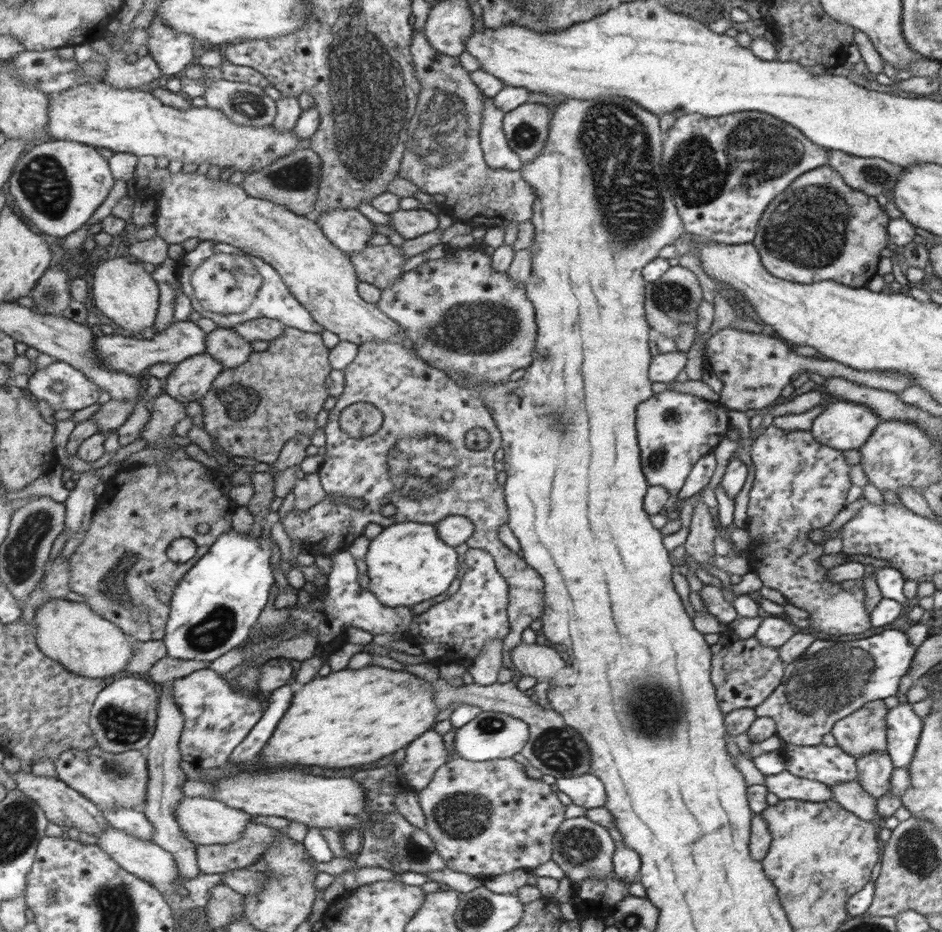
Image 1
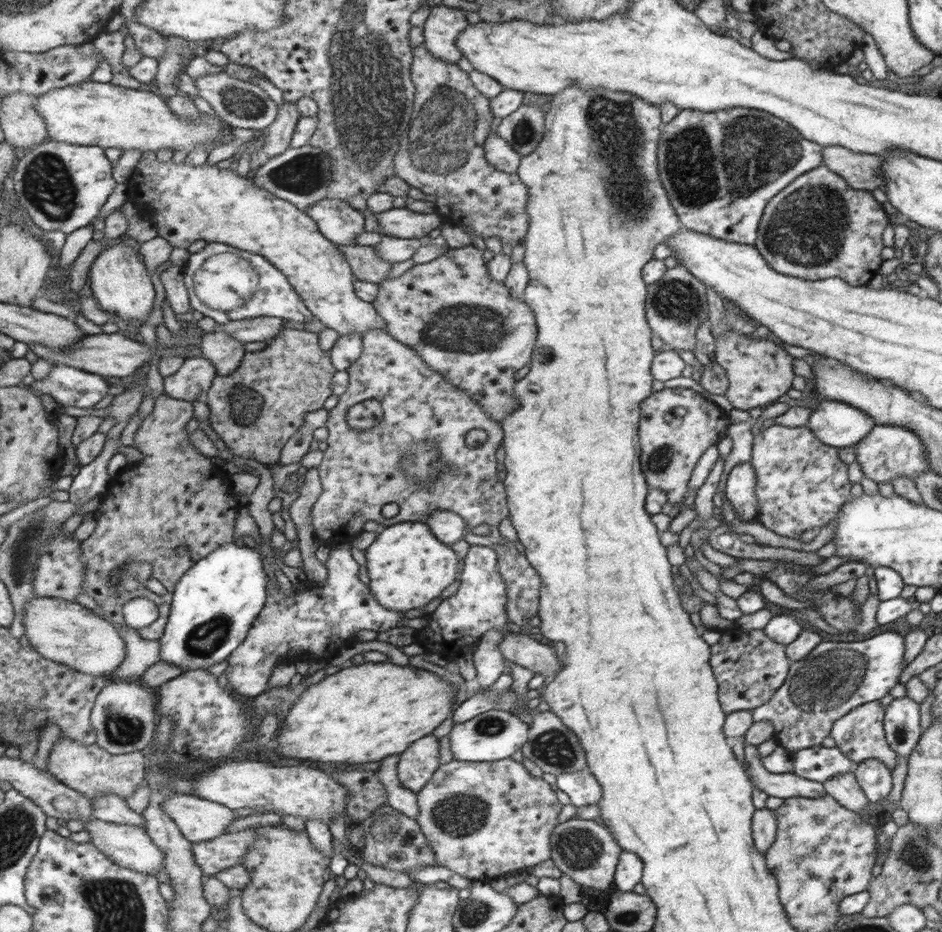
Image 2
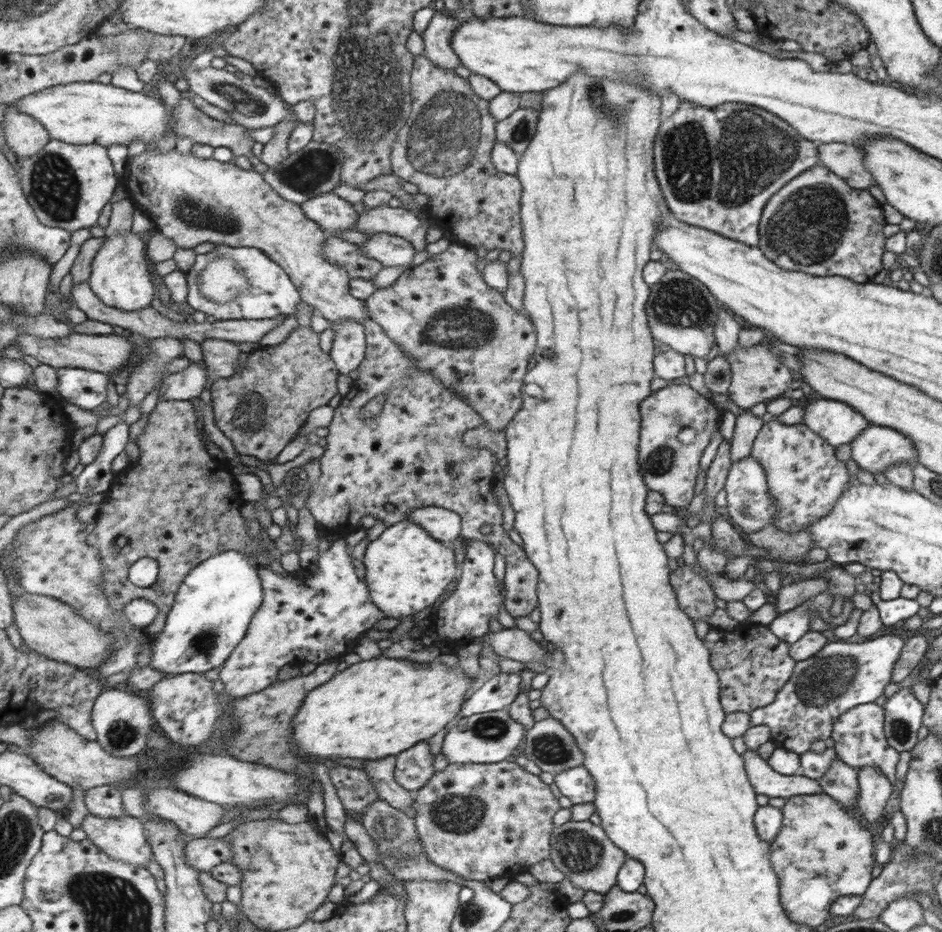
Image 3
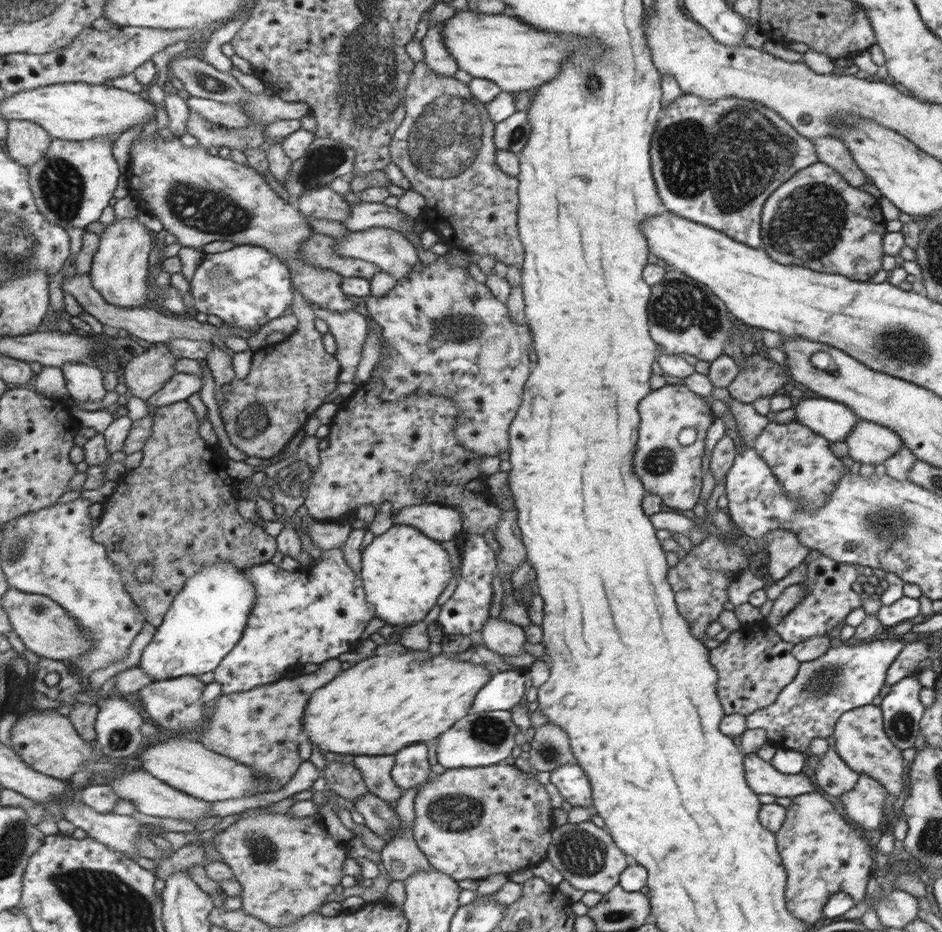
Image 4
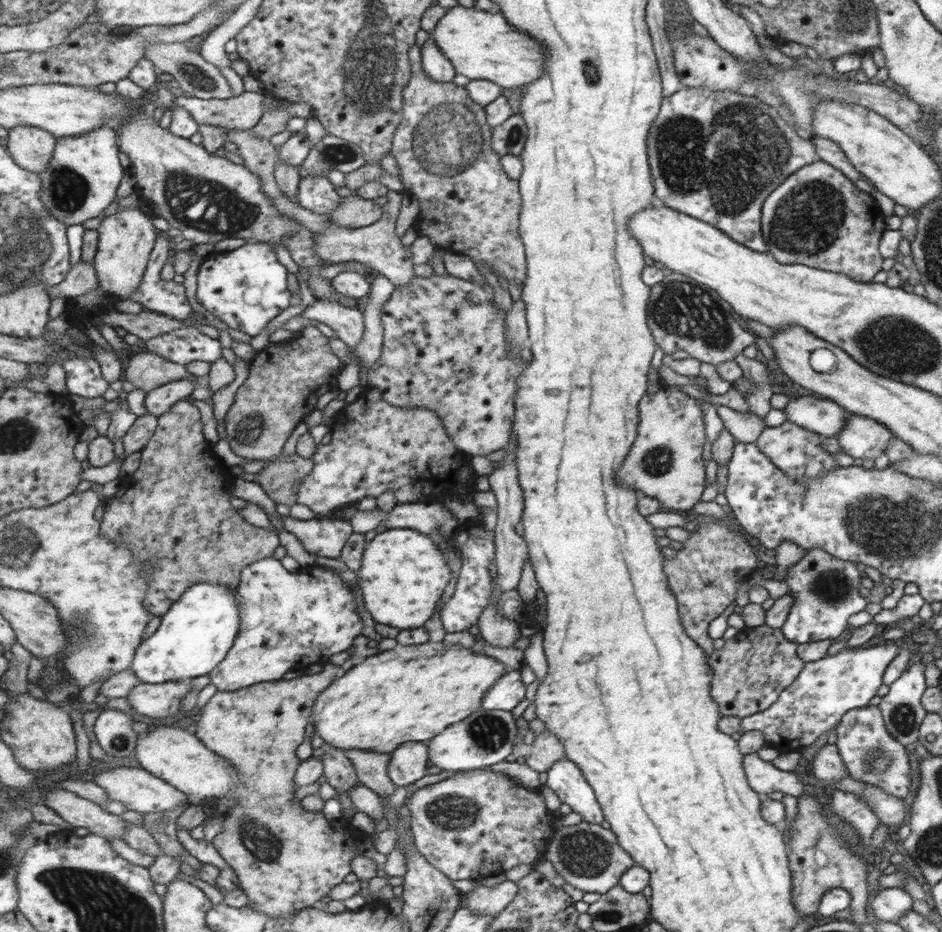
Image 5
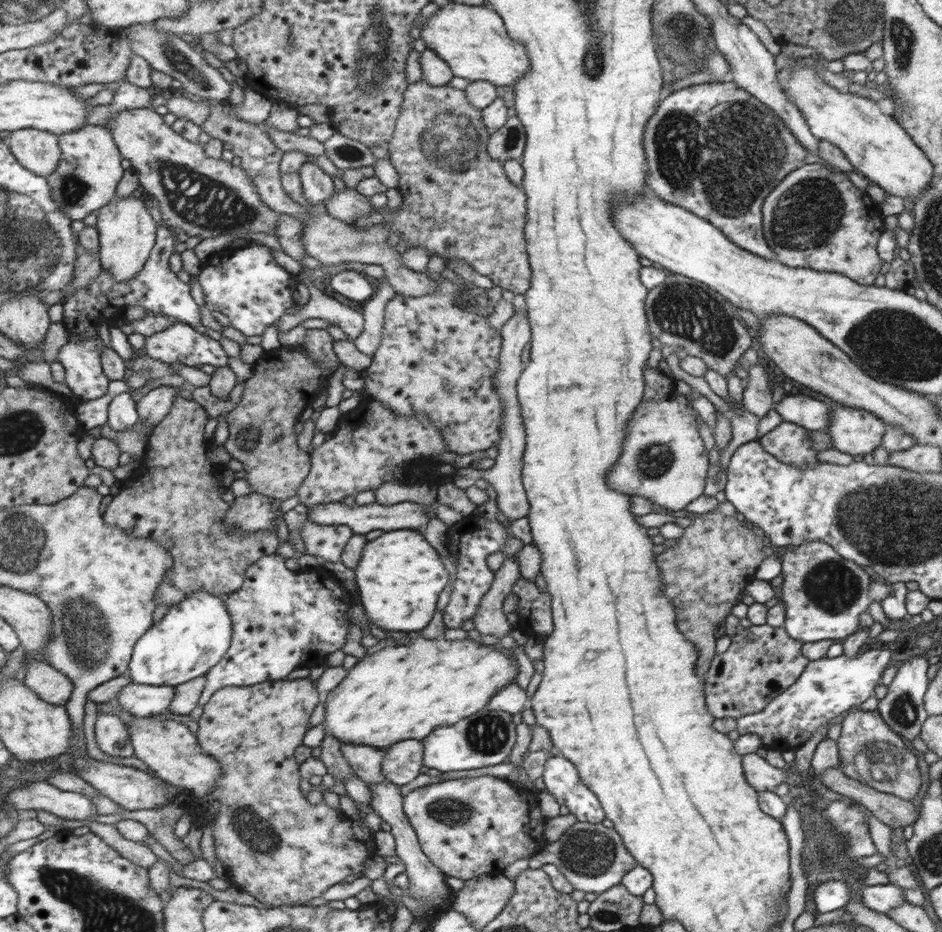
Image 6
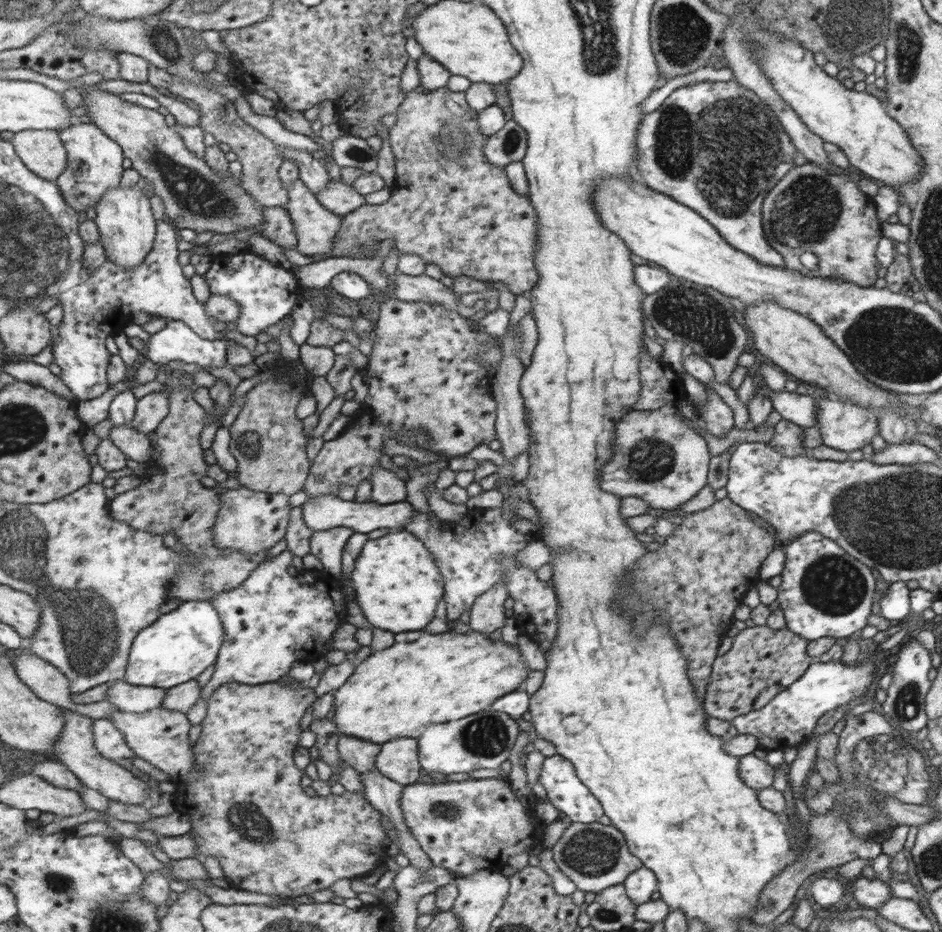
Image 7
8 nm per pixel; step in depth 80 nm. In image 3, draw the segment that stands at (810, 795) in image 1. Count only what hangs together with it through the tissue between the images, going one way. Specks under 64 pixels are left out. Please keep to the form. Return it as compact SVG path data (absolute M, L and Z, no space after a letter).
M746 750L743 754L745 772L757 794L768 798L789 799L797 795L819 794L820 784L807 776L779 774L761 759L755 751Z

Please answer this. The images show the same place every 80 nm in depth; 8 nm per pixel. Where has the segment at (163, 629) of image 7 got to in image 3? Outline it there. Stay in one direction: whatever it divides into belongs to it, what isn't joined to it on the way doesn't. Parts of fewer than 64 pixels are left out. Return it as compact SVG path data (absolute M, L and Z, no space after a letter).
M228 550L220 555L212 556L204 563L195 567L183 580L176 595L176 603L169 614L164 632L153 638L153 661L149 666L167 673L168 676L183 673L206 673L215 668L220 669L226 664L248 635L253 617L264 604L264 586L261 584L260 569L262 563L257 563L241 551Z

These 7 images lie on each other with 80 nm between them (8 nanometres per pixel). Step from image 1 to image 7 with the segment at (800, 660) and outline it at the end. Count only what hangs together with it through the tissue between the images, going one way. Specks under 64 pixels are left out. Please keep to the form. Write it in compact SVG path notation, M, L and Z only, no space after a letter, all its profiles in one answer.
M879 651L870 658L865 658L863 662L855 663L855 666L841 664L840 660L835 662L814 660L795 683L778 692L771 702L759 710L736 716L731 725L737 729L738 734L755 736L759 748L764 750L782 751L785 746L795 746L803 742L803 738L812 735L817 722L826 712L845 706L849 704L849 700L861 698L867 692L880 660L883 660L883 656Z

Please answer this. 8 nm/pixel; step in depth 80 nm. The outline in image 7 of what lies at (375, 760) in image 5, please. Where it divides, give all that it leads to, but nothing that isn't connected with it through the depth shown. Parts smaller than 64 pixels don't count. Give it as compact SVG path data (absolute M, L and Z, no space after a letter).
M339 734L338 749L344 762L359 772L367 772L374 768L374 760L380 745L365 742L353 736Z

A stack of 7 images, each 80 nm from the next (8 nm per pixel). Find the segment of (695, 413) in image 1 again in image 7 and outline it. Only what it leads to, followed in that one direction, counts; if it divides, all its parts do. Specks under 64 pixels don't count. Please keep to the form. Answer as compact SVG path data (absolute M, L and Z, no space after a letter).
M665 405L653 410L627 411L617 422L617 444L612 444L612 455L599 470L600 487L620 498L634 496L651 508L673 510L691 500L707 484L707 446L693 428L677 416L675 407Z

